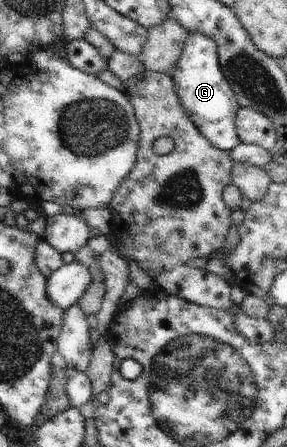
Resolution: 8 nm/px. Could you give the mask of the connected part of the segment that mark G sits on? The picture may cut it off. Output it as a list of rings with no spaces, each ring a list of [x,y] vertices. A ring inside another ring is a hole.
[[[192,32],[184,43],[182,54],[171,68],[175,93],[179,96],[184,112],[205,139],[216,148],[230,152],[240,144],[235,118],[239,102],[219,67],[218,49],[214,39]]]

